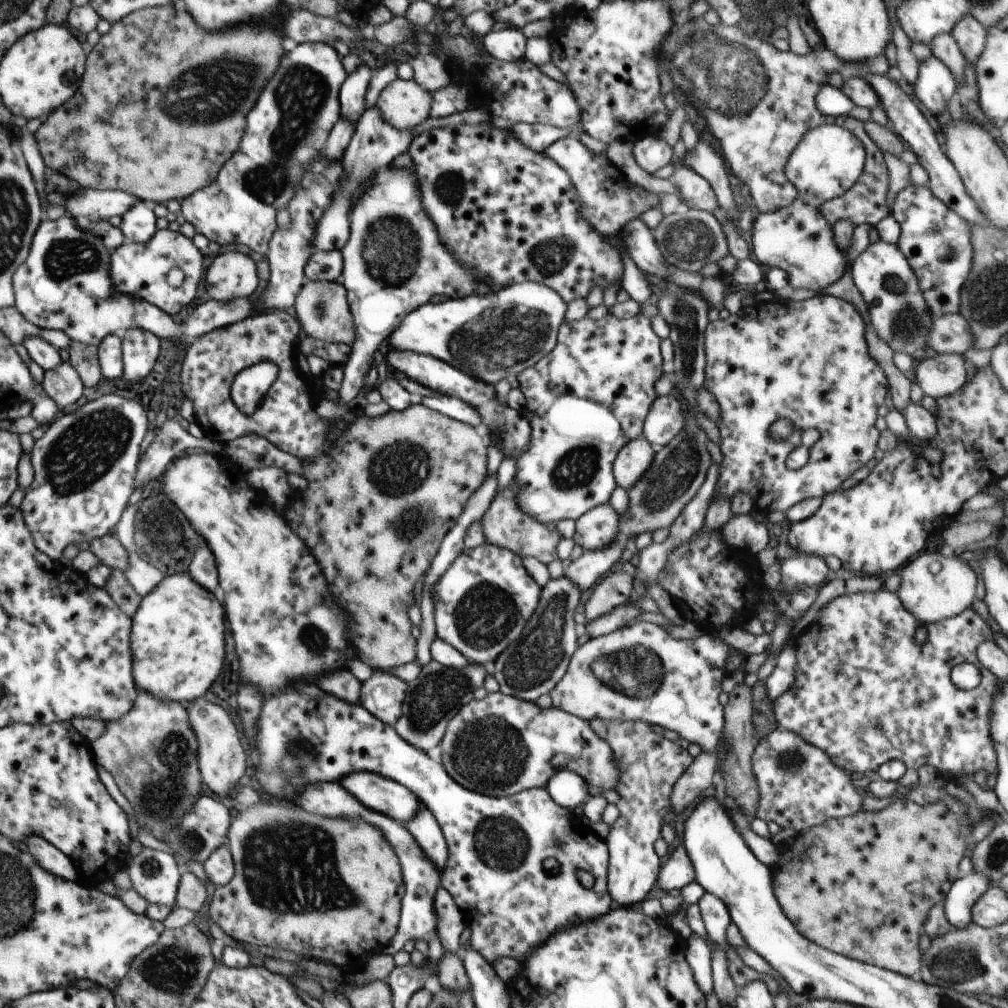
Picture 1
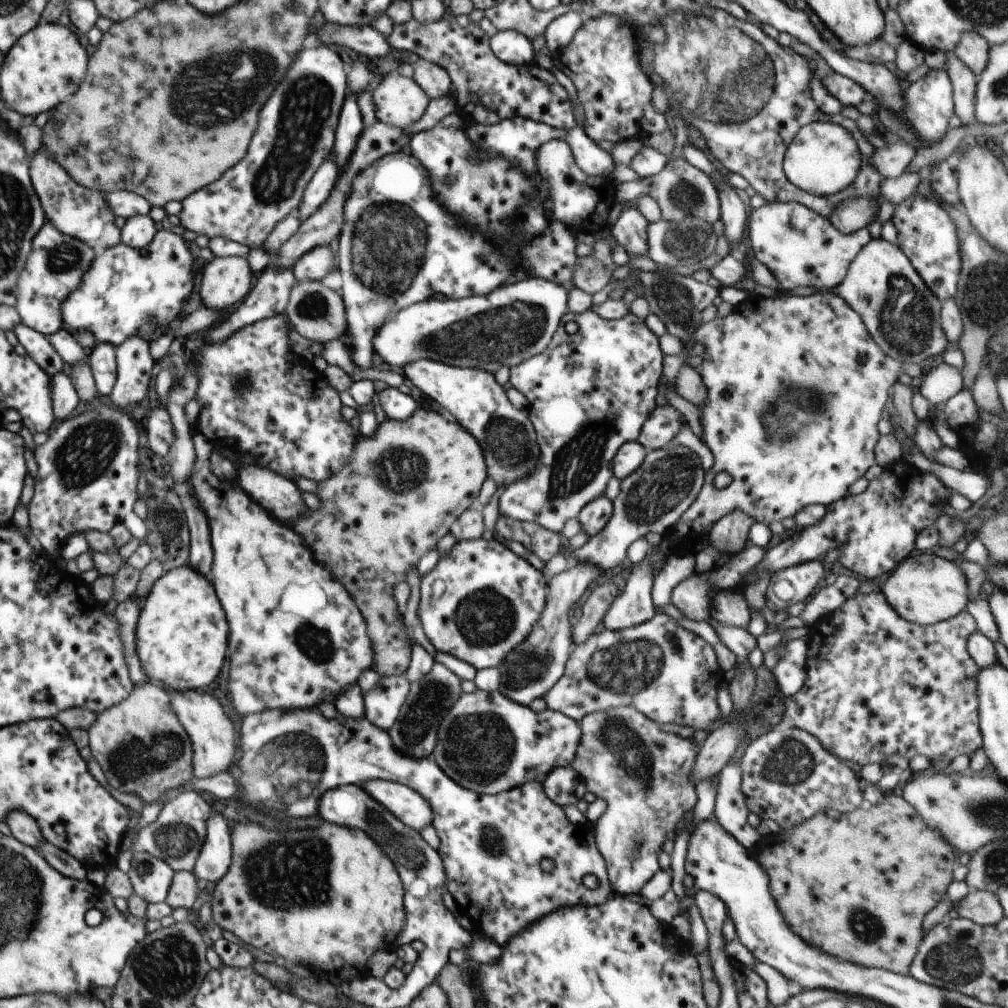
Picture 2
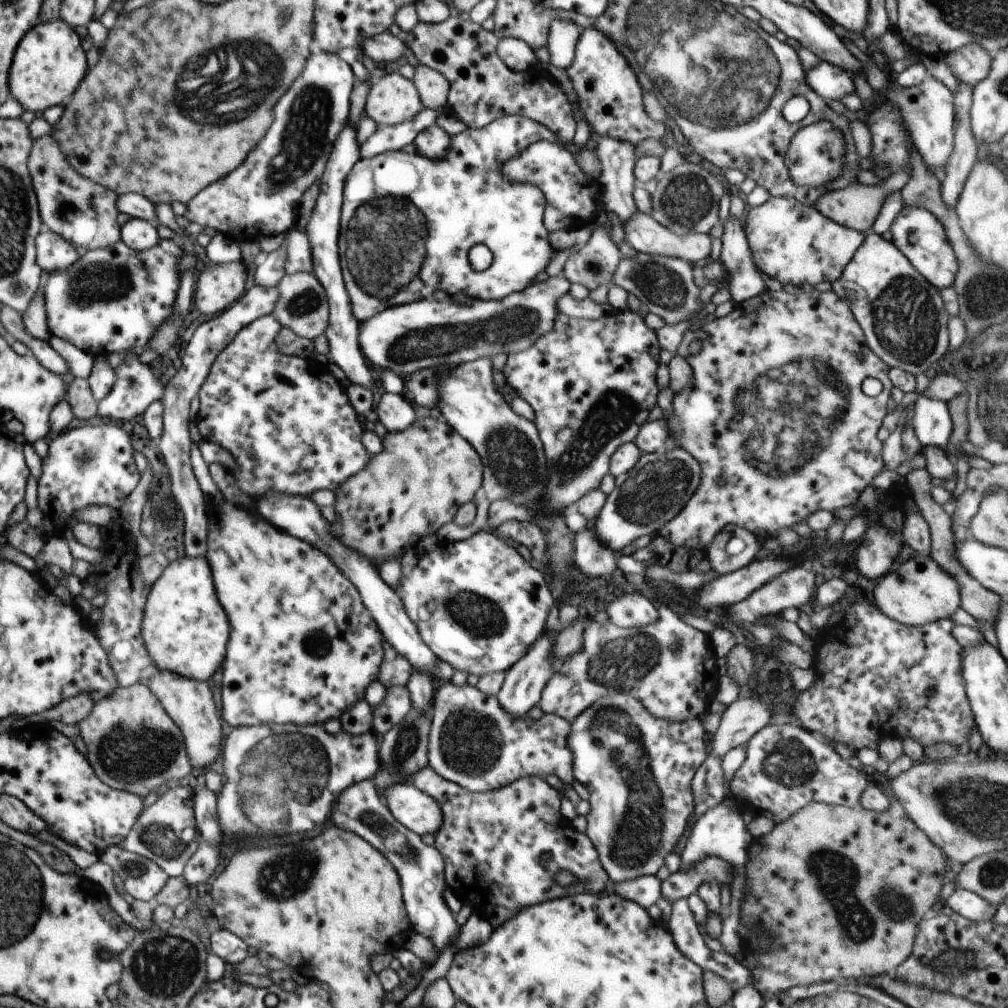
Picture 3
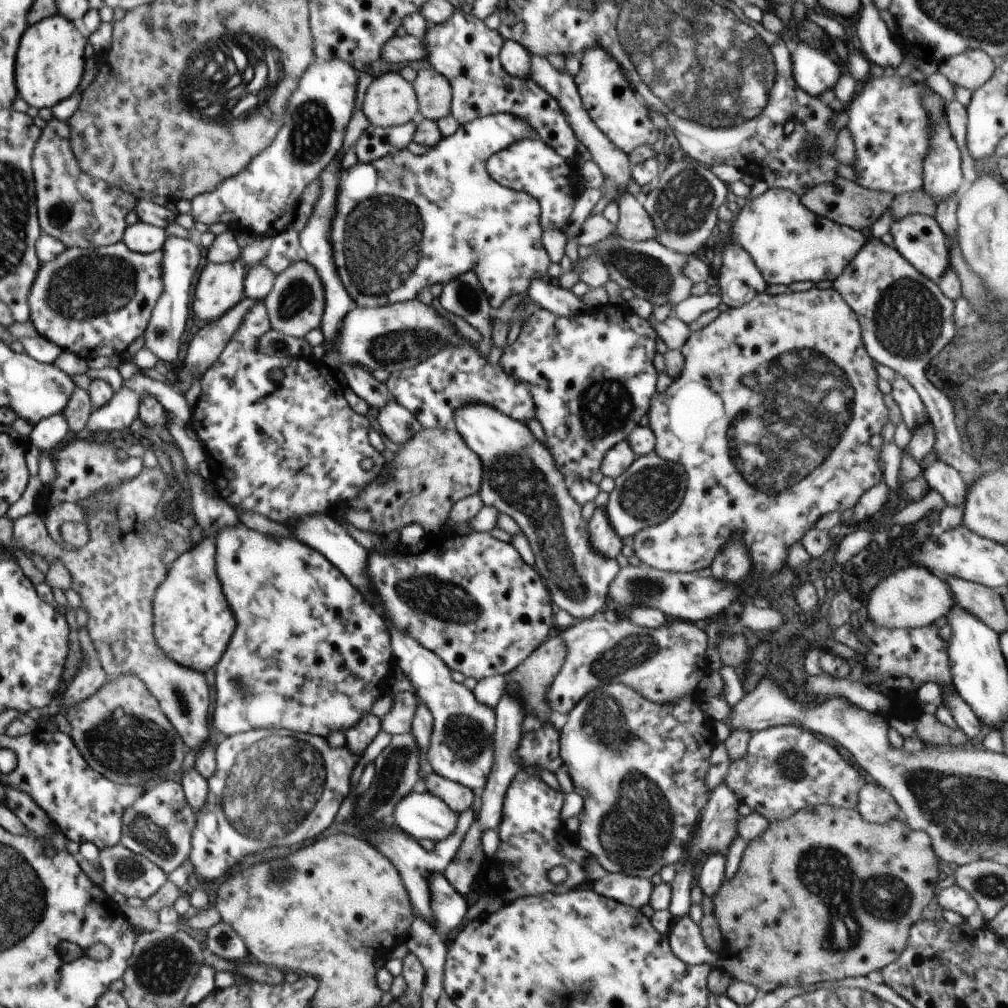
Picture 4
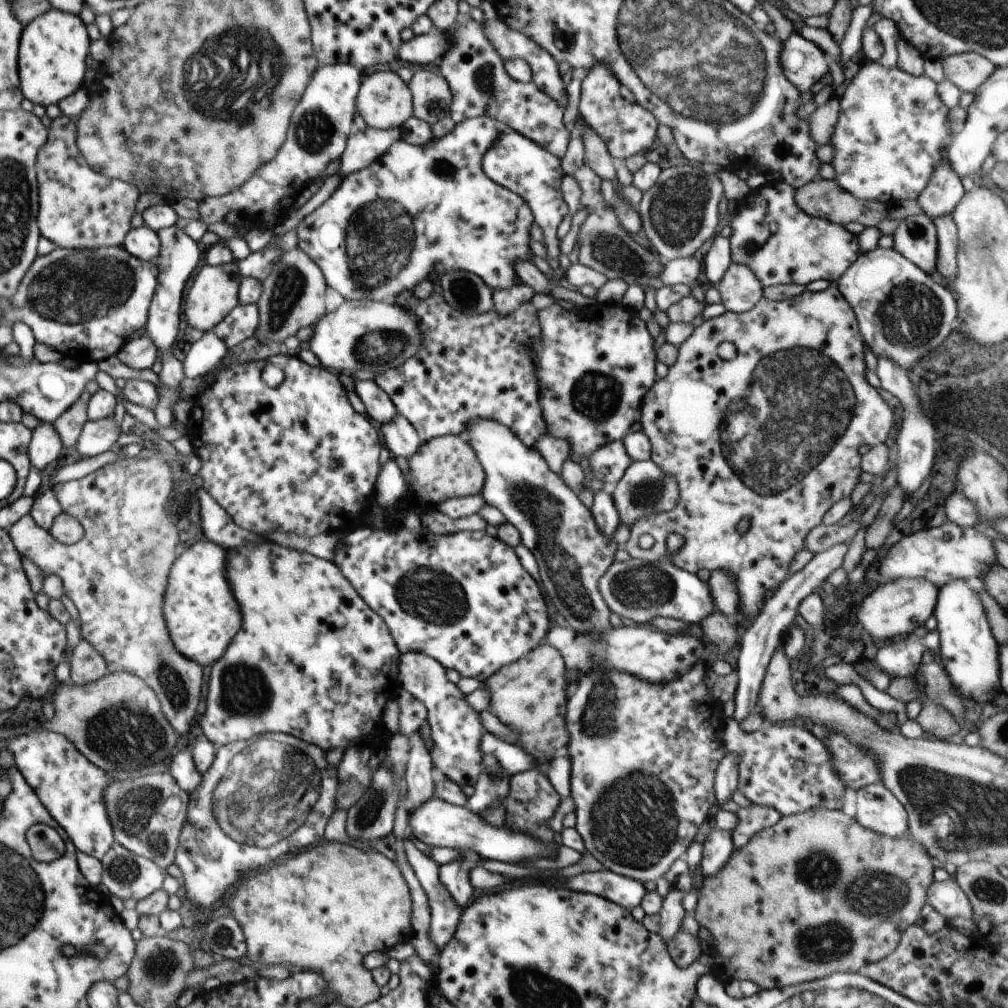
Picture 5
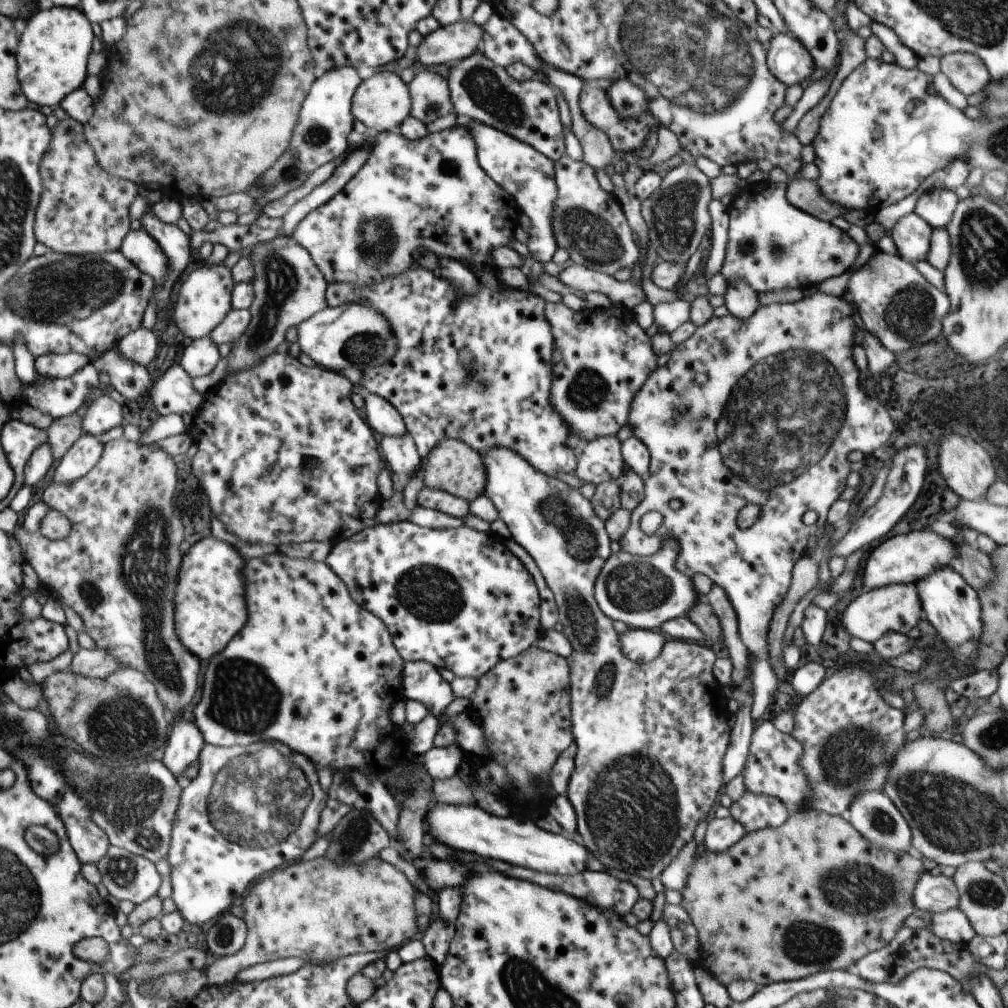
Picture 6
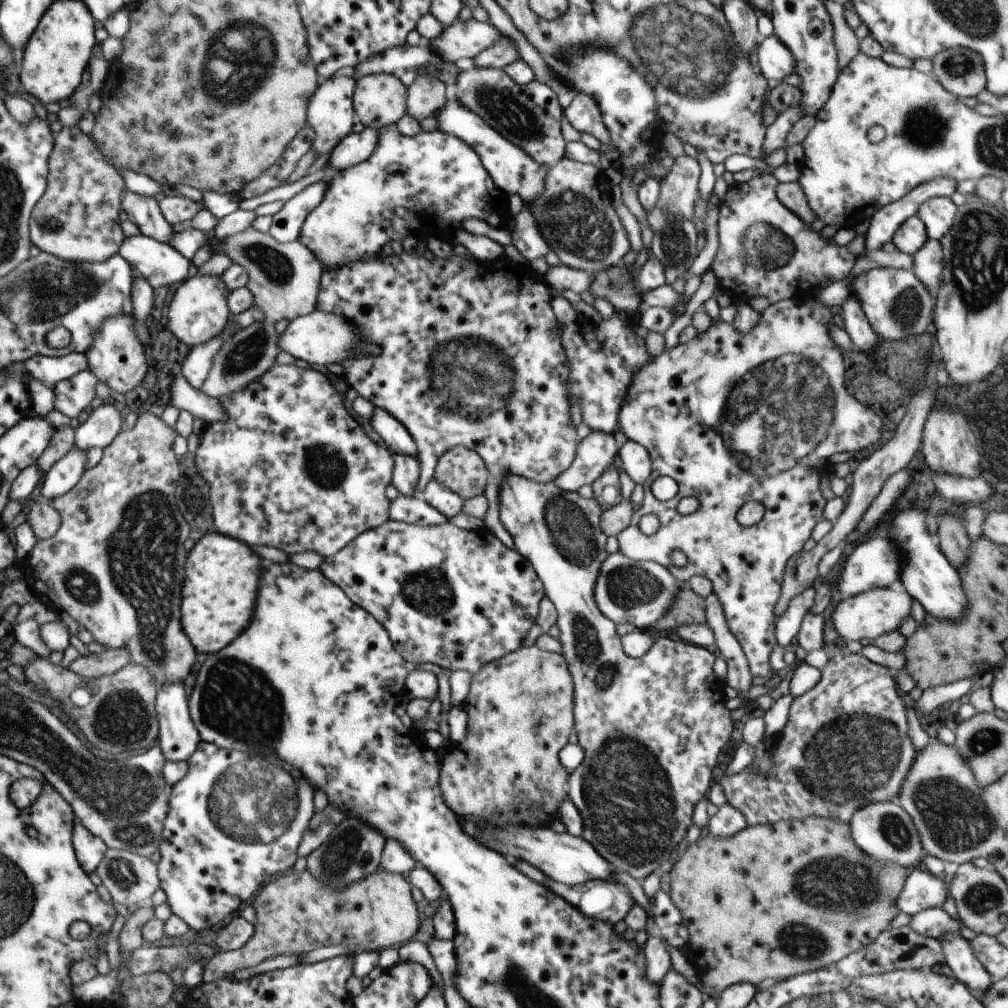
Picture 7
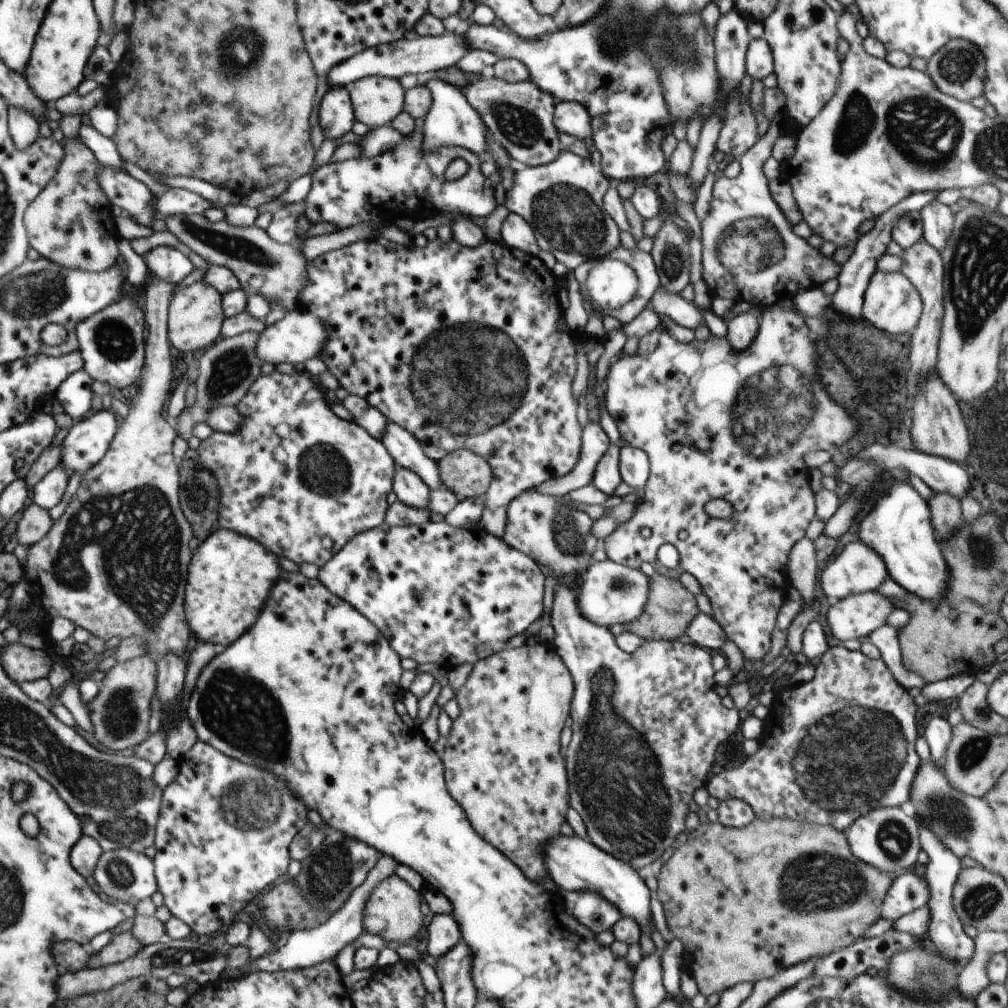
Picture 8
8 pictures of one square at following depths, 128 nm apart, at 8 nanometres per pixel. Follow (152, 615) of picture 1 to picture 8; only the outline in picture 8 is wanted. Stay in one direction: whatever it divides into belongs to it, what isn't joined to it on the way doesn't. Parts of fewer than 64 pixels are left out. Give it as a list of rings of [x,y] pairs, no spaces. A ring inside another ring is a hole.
[[[219,528],[218,532],[214,532],[210,538],[204,540],[204,544],[200,544],[200,548],[196,550],[196,556],[192,556],[192,572],[188,572],[188,624],[192,624],[192,632],[196,633],[196,640],[202,643],[210,643],[223,649],[229,644],[232,644],[240,636],[244,635],[256,622],[258,614],[260,614],[260,606],[264,604],[264,600],[268,598],[268,592],[271,591],[272,584],[274,584],[280,576],[281,566],[279,565],[278,557],[273,552],[268,552],[267,549],[254,540],[252,537],[244,536],[243,534],[234,532],[230,529]]]

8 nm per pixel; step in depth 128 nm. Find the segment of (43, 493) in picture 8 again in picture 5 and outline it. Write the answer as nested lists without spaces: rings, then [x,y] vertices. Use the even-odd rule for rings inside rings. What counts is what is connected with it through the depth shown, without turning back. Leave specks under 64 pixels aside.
[[[114,415],[95,421],[88,419],[73,449],[76,457],[90,460],[106,452],[116,444],[121,433],[120,427],[114,421]]]

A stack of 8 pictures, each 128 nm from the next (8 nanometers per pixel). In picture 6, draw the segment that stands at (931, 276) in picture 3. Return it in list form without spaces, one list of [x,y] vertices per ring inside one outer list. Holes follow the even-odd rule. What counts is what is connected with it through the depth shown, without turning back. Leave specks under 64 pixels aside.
[[[915,212],[907,214],[893,226],[890,235],[897,253],[907,261],[926,261],[933,228]]]

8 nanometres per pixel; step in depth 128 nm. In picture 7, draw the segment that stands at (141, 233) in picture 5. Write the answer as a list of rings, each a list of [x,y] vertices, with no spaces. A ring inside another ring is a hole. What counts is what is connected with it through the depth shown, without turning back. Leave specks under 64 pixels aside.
[[[142,234],[128,238],[120,248],[120,256],[146,278],[152,289],[182,282],[191,264],[171,245]]]

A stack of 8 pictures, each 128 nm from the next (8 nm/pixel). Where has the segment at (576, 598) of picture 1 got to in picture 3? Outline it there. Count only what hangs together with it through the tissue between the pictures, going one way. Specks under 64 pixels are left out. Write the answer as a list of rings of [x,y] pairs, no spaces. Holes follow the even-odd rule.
[[[580,530],[575,536],[574,565],[578,574],[584,574],[585,578],[600,578],[600,576],[608,576],[616,570],[617,556],[620,553],[610,550],[606,545],[603,545],[592,530]],[[547,629],[539,636],[535,643],[527,648],[526,654],[519,658],[508,670],[505,670],[505,679],[497,694],[501,707],[508,711],[515,719],[526,715],[533,706],[538,706],[541,692],[546,683],[558,672],[561,664],[557,660],[554,650],[554,641]]]

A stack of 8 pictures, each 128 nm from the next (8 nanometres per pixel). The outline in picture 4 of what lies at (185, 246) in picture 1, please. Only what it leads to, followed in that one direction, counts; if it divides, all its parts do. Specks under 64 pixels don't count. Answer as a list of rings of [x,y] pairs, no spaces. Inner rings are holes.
[[[123,241],[99,247],[98,250],[67,247],[62,255],[39,268],[28,295],[30,318],[44,338],[60,346],[62,351],[70,351],[85,361],[96,357],[120,356],[136,338],[143,336],[163,290],[162,249],[142,254],[130,250]]]

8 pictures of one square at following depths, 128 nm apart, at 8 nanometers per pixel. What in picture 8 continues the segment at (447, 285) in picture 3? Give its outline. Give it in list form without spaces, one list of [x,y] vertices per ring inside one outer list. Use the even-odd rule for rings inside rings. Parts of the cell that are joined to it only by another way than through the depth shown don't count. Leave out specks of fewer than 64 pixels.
[[[416,130],[404,137],[394,148],[389,148],[382,154],[369,159],[347,159],[343,162],[328,163],[321,166],[312,175],[311,189],[304,200],[305,216],[311,224],[326,222],[334,224],[337,230],[344,230],[362,222],[372,226],[388,226],[396,224],[398,218],[407,217],[414,222],[429,216],[464,214],[466,217],[486,218],[494,212],[498,202],[494,195],[494,187],[489,177],[484,177],[480,171],[479,156],[464,147],[443,146],[431,151],[423,149],[424,133]],[[454,158],[464,158],[468,170],[461,178],[448,181],[444,172]]]

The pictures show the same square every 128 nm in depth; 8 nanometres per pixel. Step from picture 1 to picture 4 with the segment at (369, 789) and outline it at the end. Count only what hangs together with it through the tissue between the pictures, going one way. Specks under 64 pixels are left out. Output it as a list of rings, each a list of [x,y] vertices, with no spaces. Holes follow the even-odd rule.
[[[410,791],[396,804],[392,818],[417,841],[430,839],[437,843],[455,831],[458,815],[432,793]]]

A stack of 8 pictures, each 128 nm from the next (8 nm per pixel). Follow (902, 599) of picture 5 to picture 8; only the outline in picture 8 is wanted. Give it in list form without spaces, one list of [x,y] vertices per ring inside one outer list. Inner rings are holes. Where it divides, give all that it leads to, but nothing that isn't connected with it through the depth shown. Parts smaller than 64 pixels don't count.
[[[878,591],[850,595],[832,605],[827,622],[838,640],[865,640],[871,632],[888,624],[886,618],[894,610],[893,602]]]

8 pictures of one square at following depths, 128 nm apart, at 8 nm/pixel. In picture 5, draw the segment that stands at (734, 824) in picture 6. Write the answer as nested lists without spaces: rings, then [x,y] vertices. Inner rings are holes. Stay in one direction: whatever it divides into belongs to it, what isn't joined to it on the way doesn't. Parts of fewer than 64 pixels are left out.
[[[713,825],[710,834],[703,842],[701,871],[704,877],[716,876],[721,868],[724,868],[734,851],[733,846],[731,832]]]

